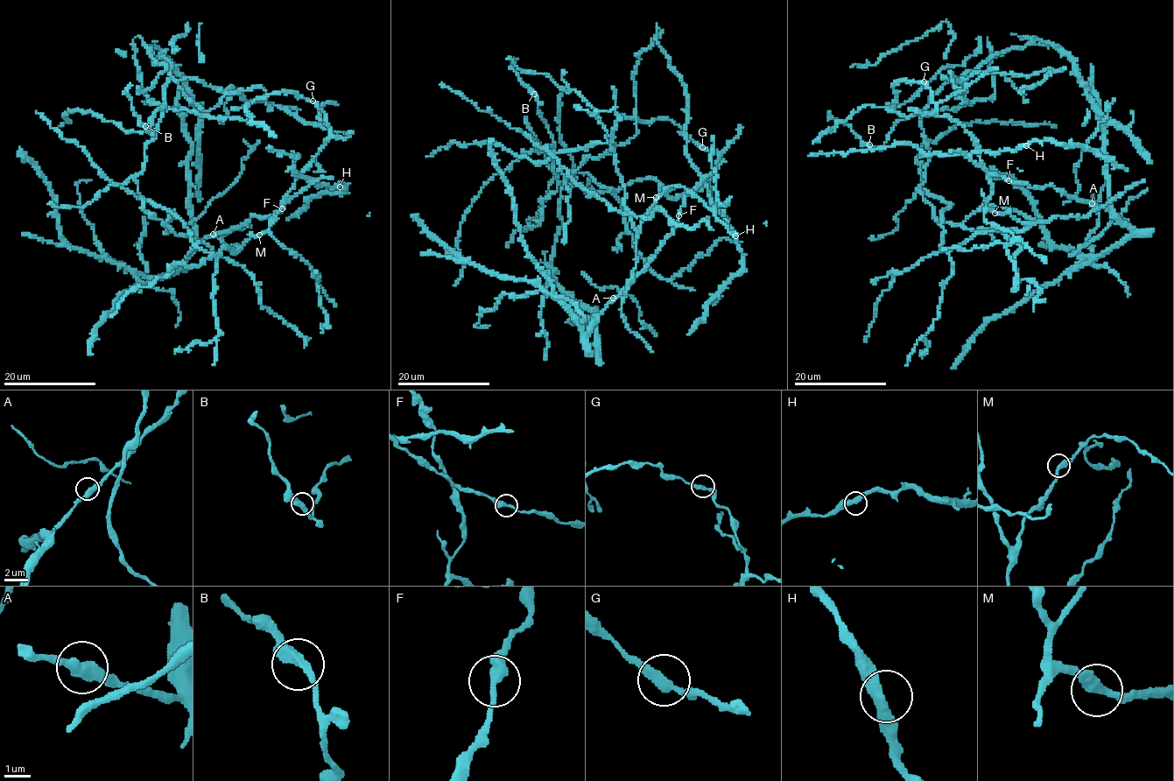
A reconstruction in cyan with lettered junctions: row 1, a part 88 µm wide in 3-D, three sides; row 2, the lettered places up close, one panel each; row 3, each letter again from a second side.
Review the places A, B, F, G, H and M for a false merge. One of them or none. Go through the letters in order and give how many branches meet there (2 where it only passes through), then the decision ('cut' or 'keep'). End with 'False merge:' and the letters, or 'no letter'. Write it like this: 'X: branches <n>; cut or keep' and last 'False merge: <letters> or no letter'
A: branches 2; keep
B: branches 2; keep
F: branches 2; keep
G: branches 2; keep
H: branches 2; keep
M: branches 2; keep
False merge: no letter

